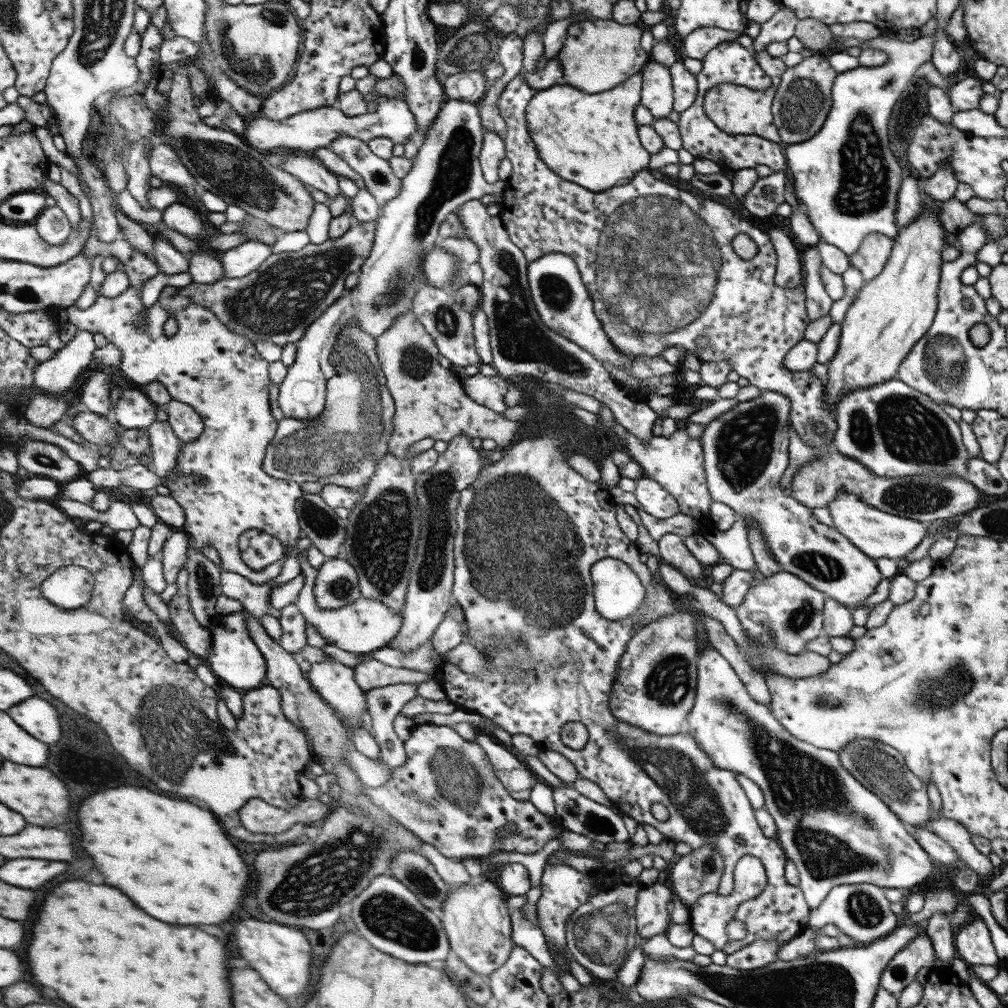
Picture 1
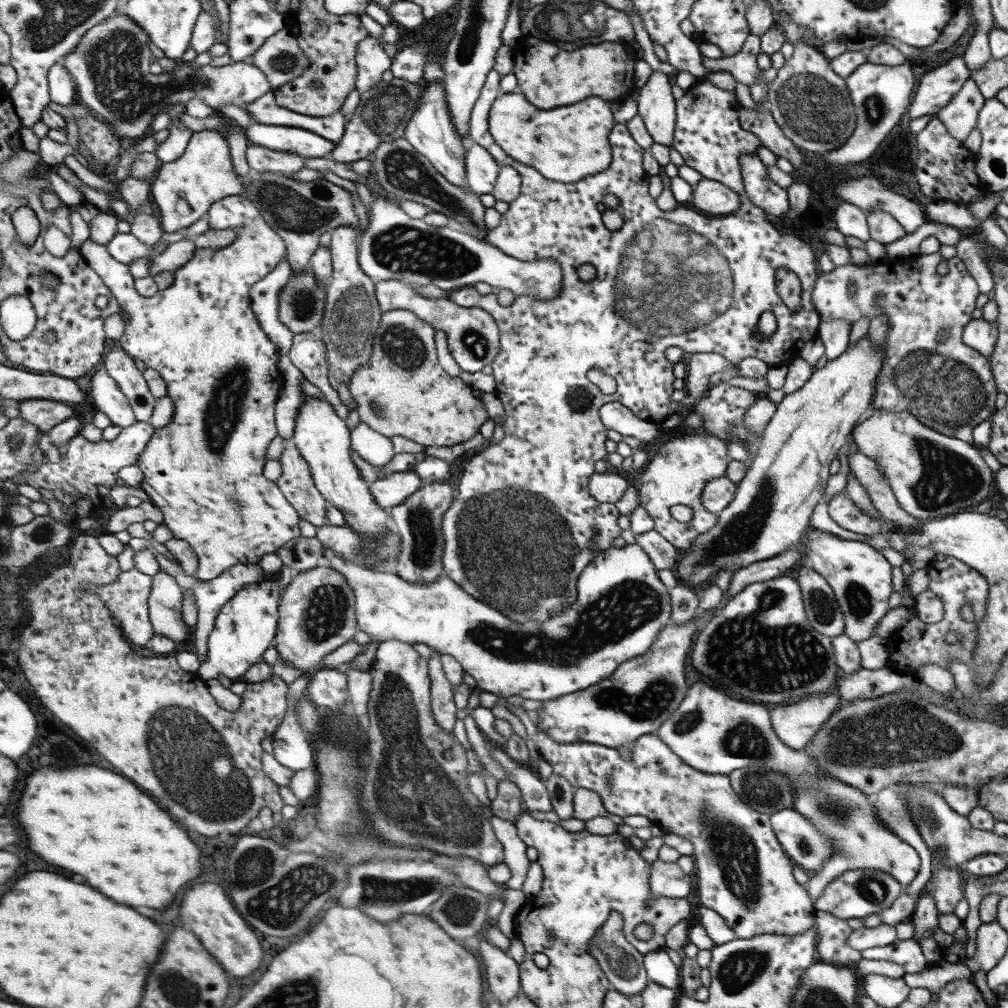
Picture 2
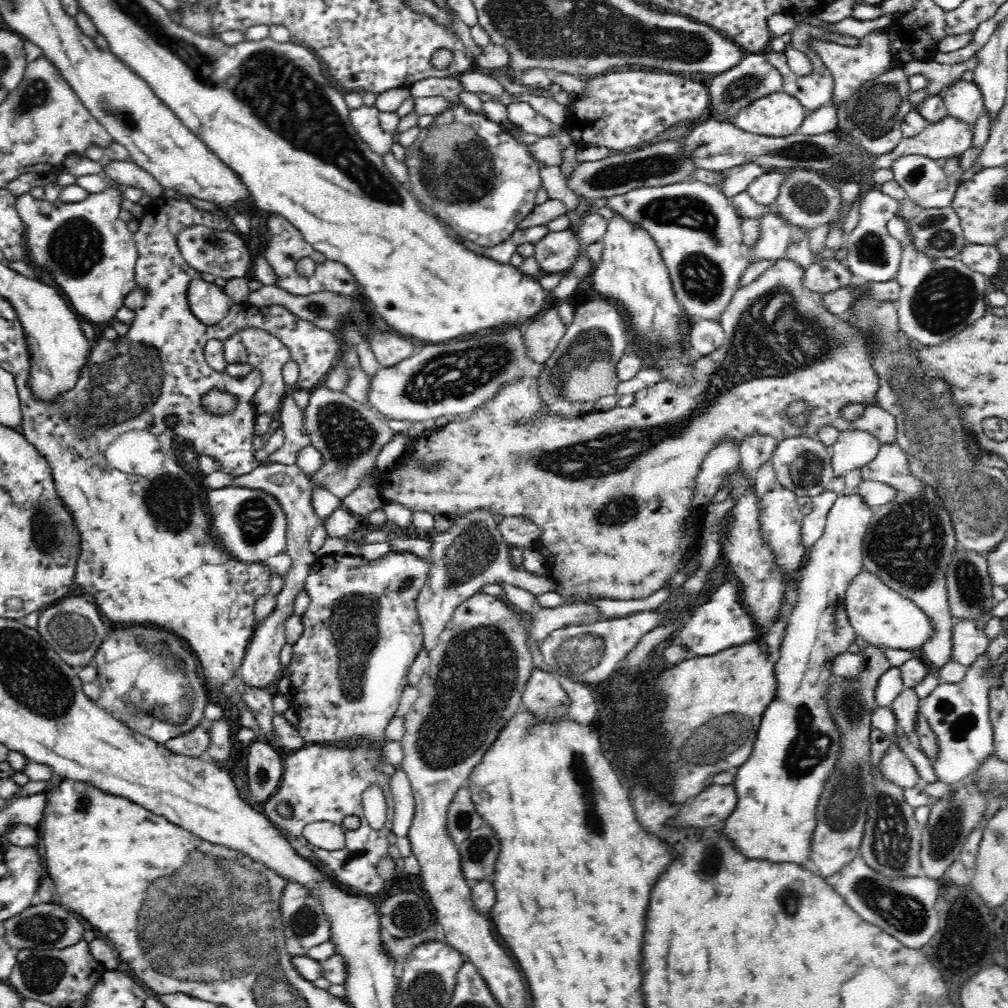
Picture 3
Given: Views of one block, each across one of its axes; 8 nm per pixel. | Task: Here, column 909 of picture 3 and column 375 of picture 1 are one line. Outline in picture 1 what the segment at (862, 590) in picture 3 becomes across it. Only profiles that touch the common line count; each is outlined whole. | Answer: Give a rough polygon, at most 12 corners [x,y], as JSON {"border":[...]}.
{"border":[[299,562],[305,620],[347,652],[387,648],[405,616],[377,598],[343,610],[317,604],[319,570]]}

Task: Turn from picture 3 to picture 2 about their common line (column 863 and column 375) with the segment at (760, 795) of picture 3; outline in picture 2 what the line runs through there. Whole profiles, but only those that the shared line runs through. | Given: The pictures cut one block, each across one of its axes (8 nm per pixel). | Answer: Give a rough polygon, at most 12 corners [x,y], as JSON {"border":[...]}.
{"border":[[309,398],[293,444],[315,484],[365,544],[367,570],[381,560],[367,544],[393,534],[351,458],[353,430],[329,400]]}

